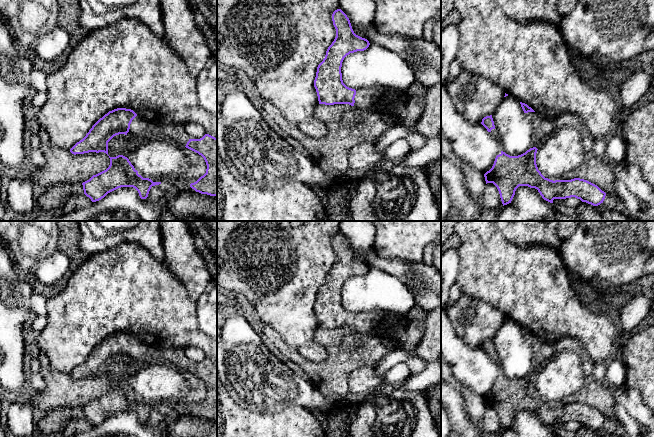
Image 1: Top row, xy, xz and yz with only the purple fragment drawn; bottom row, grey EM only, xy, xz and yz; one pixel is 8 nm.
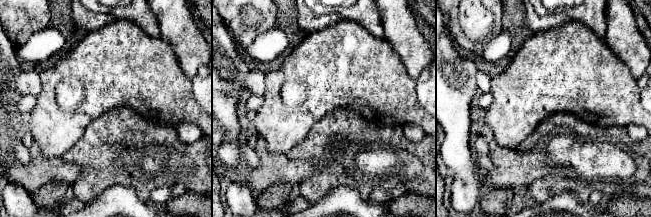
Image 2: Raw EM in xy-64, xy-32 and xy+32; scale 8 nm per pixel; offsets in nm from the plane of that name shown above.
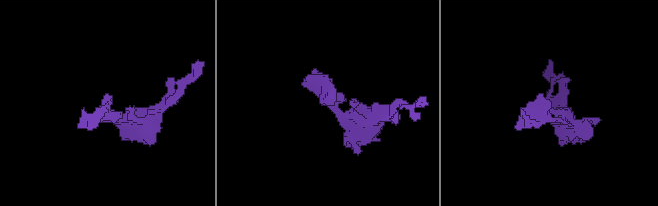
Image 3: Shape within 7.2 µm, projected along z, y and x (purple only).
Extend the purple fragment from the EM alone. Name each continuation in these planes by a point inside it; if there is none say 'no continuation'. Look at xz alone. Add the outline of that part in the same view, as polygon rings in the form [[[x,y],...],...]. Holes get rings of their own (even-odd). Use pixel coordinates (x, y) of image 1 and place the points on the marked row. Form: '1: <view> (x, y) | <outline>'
1: xz (370, 99) | [[[375,87],[355,89],[355,103],[357,108],[371,113],[378,112],[384,102],[380,91]]]

